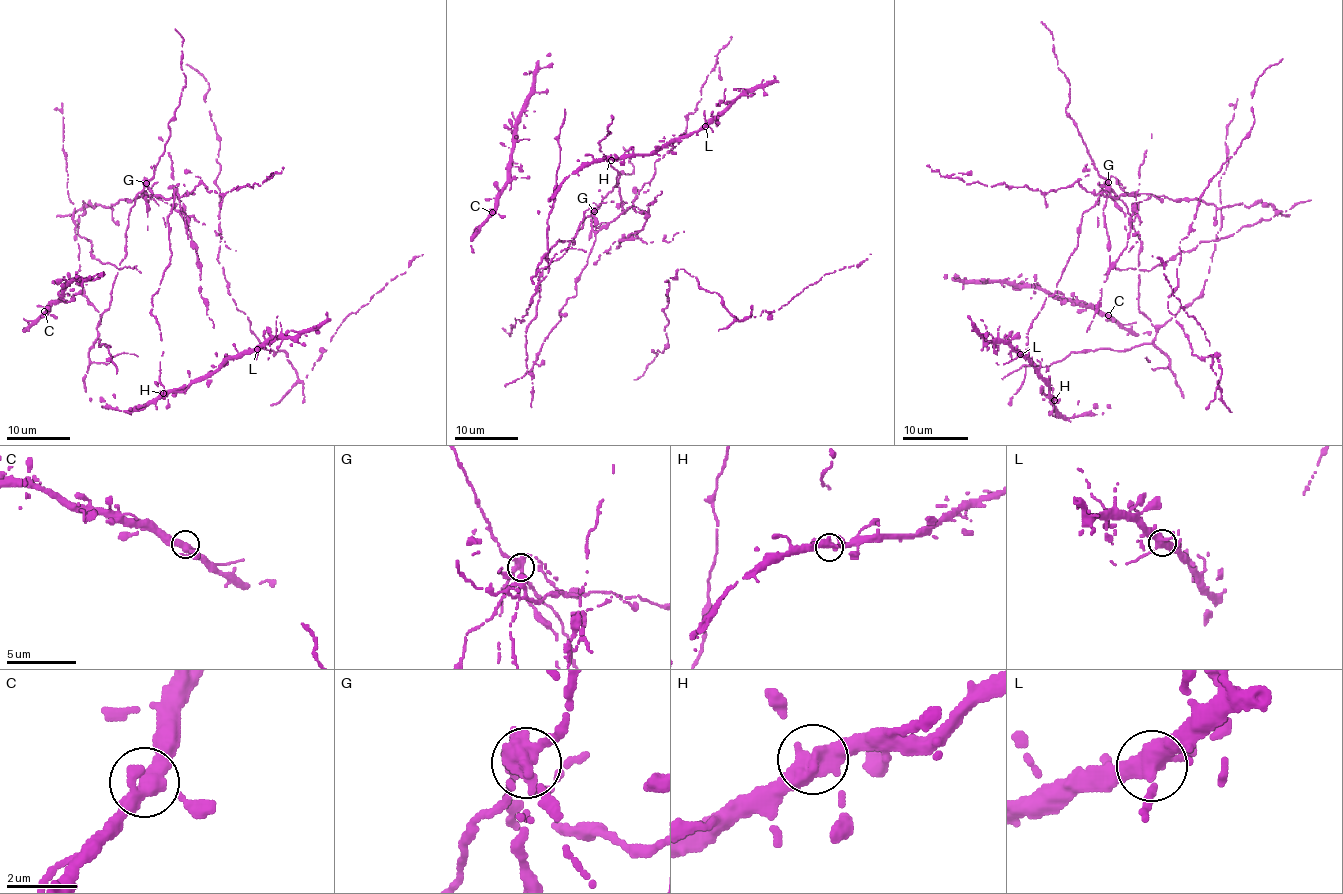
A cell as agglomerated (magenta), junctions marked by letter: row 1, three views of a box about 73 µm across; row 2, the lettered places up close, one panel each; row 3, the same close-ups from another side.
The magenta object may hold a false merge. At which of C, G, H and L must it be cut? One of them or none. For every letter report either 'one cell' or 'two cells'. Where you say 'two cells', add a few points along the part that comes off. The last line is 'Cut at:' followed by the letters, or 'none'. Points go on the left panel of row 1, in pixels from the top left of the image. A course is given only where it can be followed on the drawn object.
C: one cell
G: two cells | (147, 184), (145, 177), (147, 196), (112, 209), (88, 203), (77, 220), (92, 255), (140, 272)
H: one cell
L: one cell
Cut at: G

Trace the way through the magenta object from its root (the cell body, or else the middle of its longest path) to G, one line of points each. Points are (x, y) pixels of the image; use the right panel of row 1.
G: (1148, 194), (1128, 195), (1113, 176), (1108, 182)

